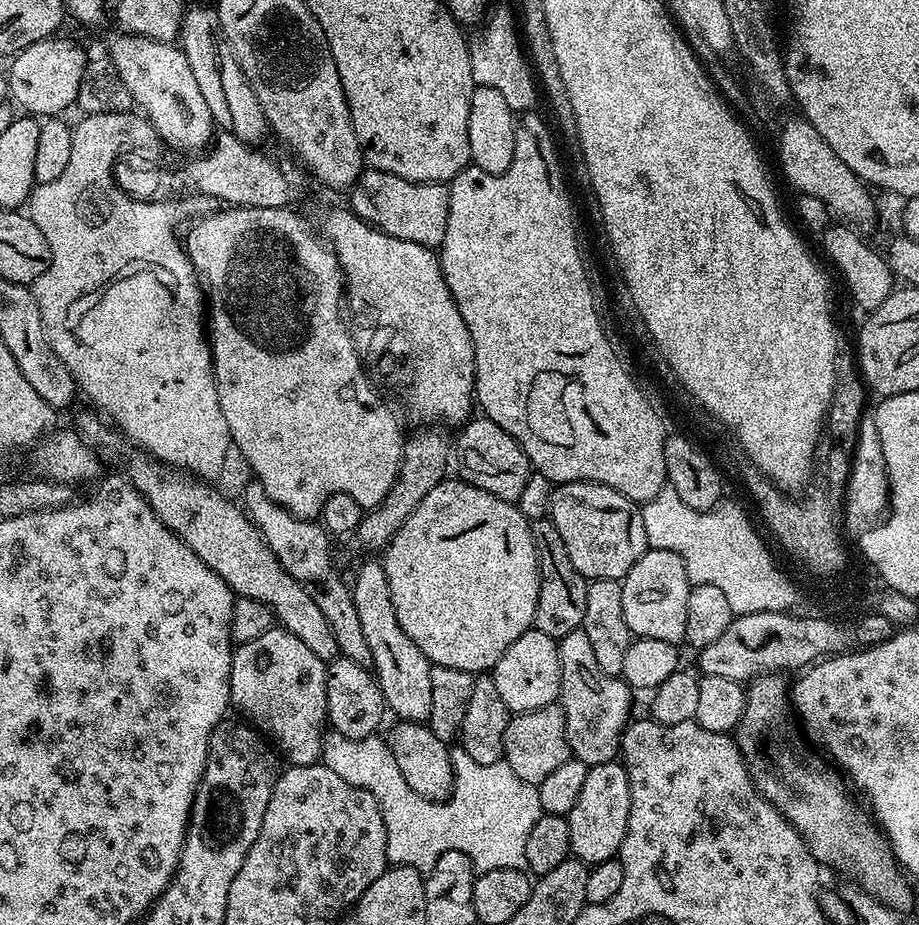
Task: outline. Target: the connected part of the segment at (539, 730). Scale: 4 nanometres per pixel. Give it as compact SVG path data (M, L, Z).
M559 703L548 704L529 712L517 712L509 719L504 735L502 760L510 766L510 770L514 770L514 774L518 774L518 778L522 778L522 782L538 786L542 778L546 778L546 774L558 770L558 766L569 759L566 718Z

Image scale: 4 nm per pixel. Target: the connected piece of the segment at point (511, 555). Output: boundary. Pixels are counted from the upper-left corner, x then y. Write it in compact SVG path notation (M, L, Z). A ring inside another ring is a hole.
M445 478L441 480L422 502L402 522L402 526L392 536L392 541L382 552L382 563L386 582L390 586L390 602L394 606L394 614L398 614L398 626L406 630L406 638L426 654L428 663L438 666L450 666L454 670L466 670L473 674L484 674L495 668L497 662L510 650L510 646L521 634L533 627L536 622L536 607L538 606L538 586L540 585L540 567L538 554L534 546L531 523L516 509L515 503L502 498L494 498L494 494L486 494L486 490L478 490L478 486L467 484L459 478Z

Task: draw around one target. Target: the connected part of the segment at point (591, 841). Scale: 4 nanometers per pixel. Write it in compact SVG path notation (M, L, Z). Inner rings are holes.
M611 760L589 767L582 794L567 814L570 826L571 855L586 865L606 862L619 857L630 822L630 778L626 778L623 763Z

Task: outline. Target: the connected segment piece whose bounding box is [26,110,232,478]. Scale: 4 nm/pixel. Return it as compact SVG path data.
M135 111L111 112L110 114L90 114L75 121L70 142L70 159L66 171L54 178L54 182L36 184L31 196L26 201L27 215L32 217L34 226L42 230L46 242L52 251L50 266L31 285L34 298L38 302L38 310L42 314L42 326L48 335L50 346L58 354L58 358L70 370L70 374L76 380L76 387L93 400L95 407L125 437L128 436L136 444L141 444L143 451L157 460L175 466L180 470L187 470L200 478L212 478L224 468L228 460L228 452L232 448L230 430L226 426L226 418L222 418L222 406L218 402L218 390L214 378L214 366L212 365L212 345L209 333L206 331L206 296L202 291L202 285L198 279L197 269L193 268L192 261L183 243L176 244L176 223L183 218L184 212L176 208L175 199L165 198L158 201L142 201L127 196L119 188L113 176L113 167L118 159L116 151L119 148L136 148L132 150L144 150L140 148L152 148L158 144L158 137L152 125L143 115Z

